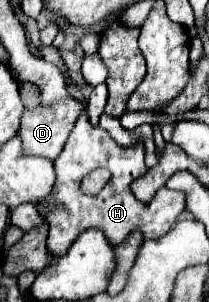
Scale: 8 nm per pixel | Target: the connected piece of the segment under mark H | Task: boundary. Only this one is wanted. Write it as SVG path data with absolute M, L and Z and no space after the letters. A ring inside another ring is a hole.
M86 111L78 115L78 121L74 129L70 131L70 137L54 161L58 181L48 195L48 201L56 207L50 211L44 211L44 217L48 221L48 251L54 257L62 257L70 245L76 241L76 237L86 229L102 229L112 245L120 245L130 233L142 231L144 239L160 237L172 229L176 217L184 211L184 193L172 191L162 187L148 203L140 203L134 193L130 191L130 183L144 175L148 167L144 165L144 147L136 145L130 149L122 149L108 137L108 133L102 127L92 127L88 121ZM98 167L108 167L112 171L110 183L98 193L98 195L84 195L80 191L80 181L84 175Z

